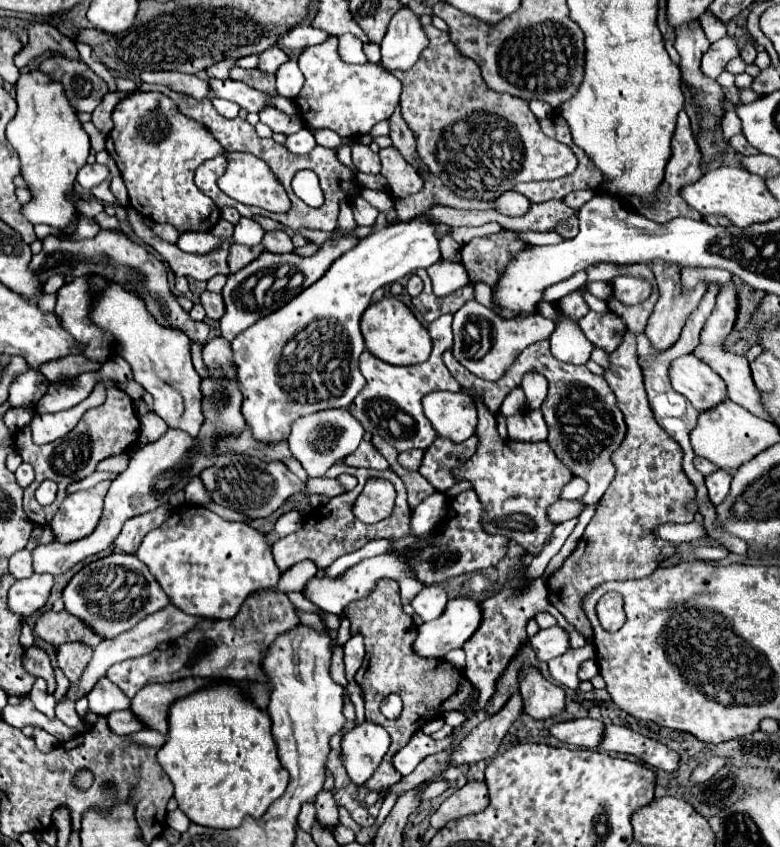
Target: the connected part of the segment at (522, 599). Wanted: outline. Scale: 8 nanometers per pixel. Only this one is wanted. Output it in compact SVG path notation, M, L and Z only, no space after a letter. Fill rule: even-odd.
M520 561L516 563L514 571L510 573L504 589L500 593L494 593L490 595L486 601L482 601L482 625L478 627L478 631L472 635L472 639L462 647L464 653L466 653L466 667L464 667L464 673L466 677L478 687L480 691L480 701L476 703L474 707L474 713L484 709L494 691L496 691L496 683L498 679L502 677L502 673L506 671L506 667L510 665L512 657L520 651L520 647L528 641L528 635L526 635L526 625L532 617L536 617L538 613L550 613L556 617L558 625L570 635L570 649L578 649L578 647L584 647L586 645L586 639L564 619L564 615L560 611L556 611L556 607L552 607L548 603L548 589L546 589L546 583L542 581L542 577L536 577L528 583L520 583L520 579L524 577L524 571L526 571L526 563ZM520 589L520 593L516 593Z

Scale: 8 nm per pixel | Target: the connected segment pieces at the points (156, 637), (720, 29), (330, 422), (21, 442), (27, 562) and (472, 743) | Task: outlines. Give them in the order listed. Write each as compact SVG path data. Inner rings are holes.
M170 605L170 607L164 607L164 609L158 611L158 613L148 615L146 619L142 619L142 623L138 623L138 627L132 627L130 631L126 631L126 633L122 633L122 635L116 635L116 637L112 637L112 639L102 641L98 647L94 647L92 661L88 663L86 671L82 673L82 679L78 679L78 683L70 683L70 689L68 689L66 697L74 701L74 699L80 699L80 697L88 695L88 693L92 691L94 683L106 675L106 671L108 671L110 665L120 663L120 661L124 661L124 659L134 659L134 657L146 655L146 653L154 651L162 641L174 641L174 639L178 639L180 635L188 633L188 631L194 627L194 623L198 623L198 621L200 621L200 617L186 615L186 613L182 613L180 609L176 609L174 605Z
M706 11L700 17L700 25L702 25L702 29L706 33L706 39L710 43L714 43L714 41L718 41L718 39L722 39L726 35L726 25L722 21L718 21L710 11Z
M326 409L318 413L310 413L304 417L298 417L292 423L290 437L288 437L288 449L294 459L300 461L308 477L324 477L330 465L346 459L346 455L354 453L364 437L364 429L350 415L348 409Z
M100 379L100 383L104 383L106 387L106 401L94 409L88 409L84 413L84 417L80 419L80 423L66 435L56 439L50 445L34 445L30 431L18 429L14 435L14 449L16 453L22 457L24 463L30 463L36 471L36 479L34 483L24 491L24 513L28 515L30 521L34 521L36 525L48 525L54 517L54 513L58 511L60 503L66 497L66 489L70 483L76 483L88 475L92 475L96 471L96 465L108 457L114 455L122 455L128 449L134 447L134 443L138 441L138 431L140 431L140 423L138 423L138 415L132 407L132 399L110 379ZM44 479L54 479L58 483L58 495L56 501L48 507L40 507L38 501L34 499L34 491L38 489L38 485Z
M22 549L10 557L10 575L14 575L16 579L26 579L32 573L32 553L28 549Z
M512 695L510 701L504 705L504 709L496 715L492 715L490 719L482 721L480 725L476 725L472 729L472 733L468 733L460 745L450 753L448 763L452 767L458 765L470 765L470 763L478 763L482 759L490 759L496 755L502 737L508 733L510 725L518 719L518 715L522 715L522 699L520 695Z

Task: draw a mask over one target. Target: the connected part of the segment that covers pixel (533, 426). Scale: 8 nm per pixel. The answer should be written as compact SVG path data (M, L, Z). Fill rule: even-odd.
M528 409L510 415L506 419L508 425L508 437L514 441L546 441L548 427L542 417L540 409Z

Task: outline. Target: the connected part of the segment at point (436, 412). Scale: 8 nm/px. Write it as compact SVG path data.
M466 391L428 393L422 399L422 405L424 415L440 437L448 437L454 443L462 443L474 435L478 411L474 399Z

